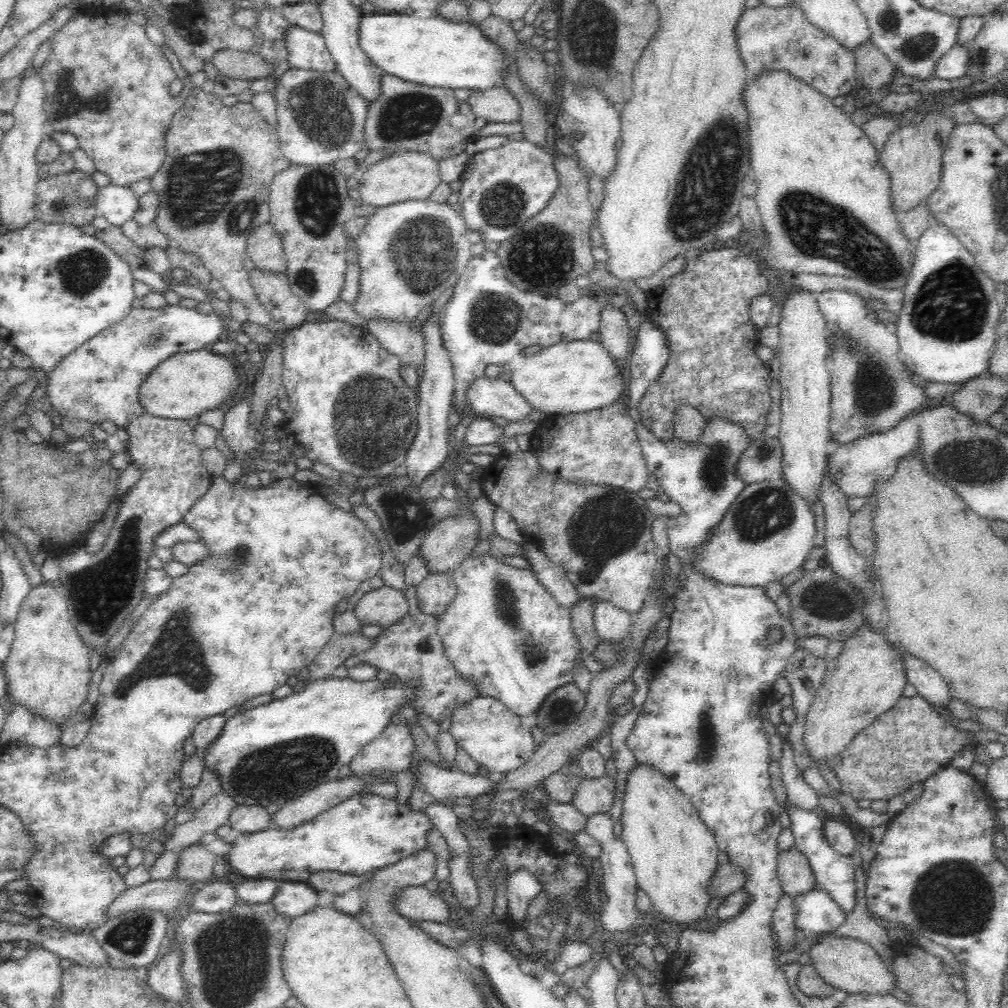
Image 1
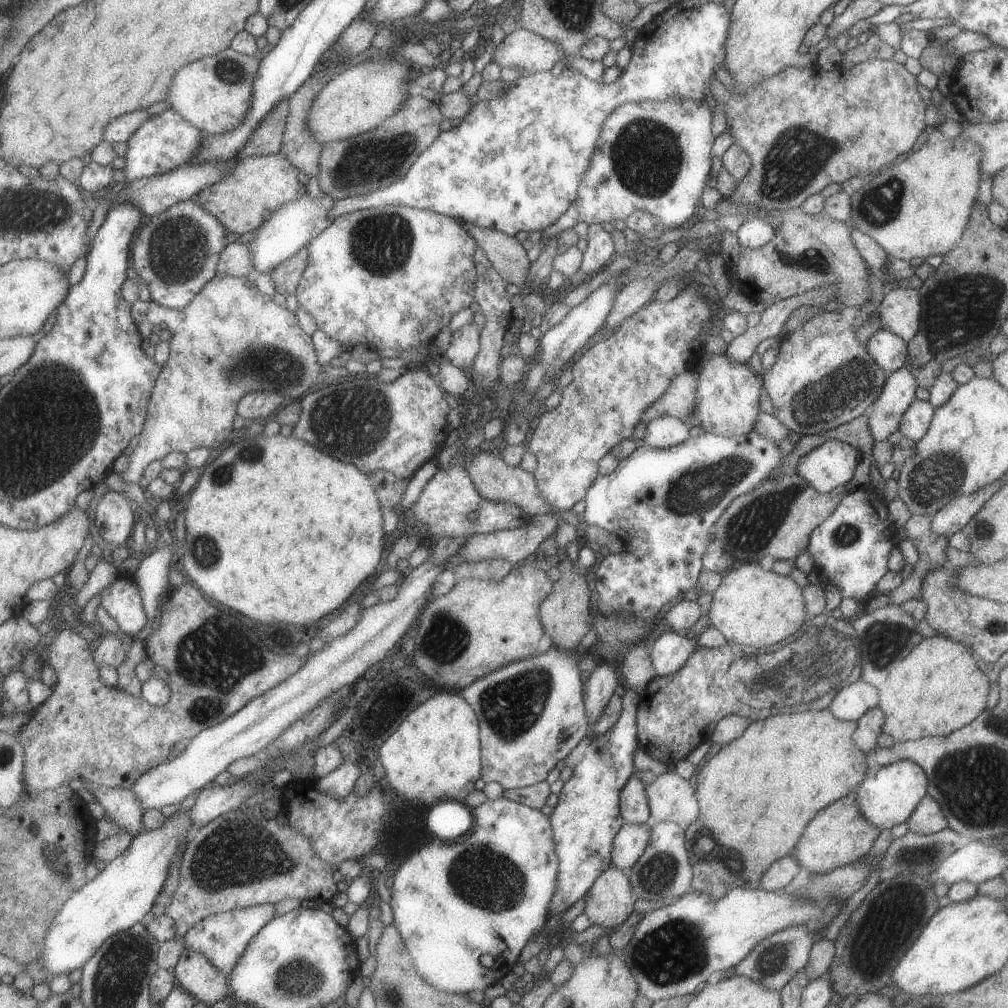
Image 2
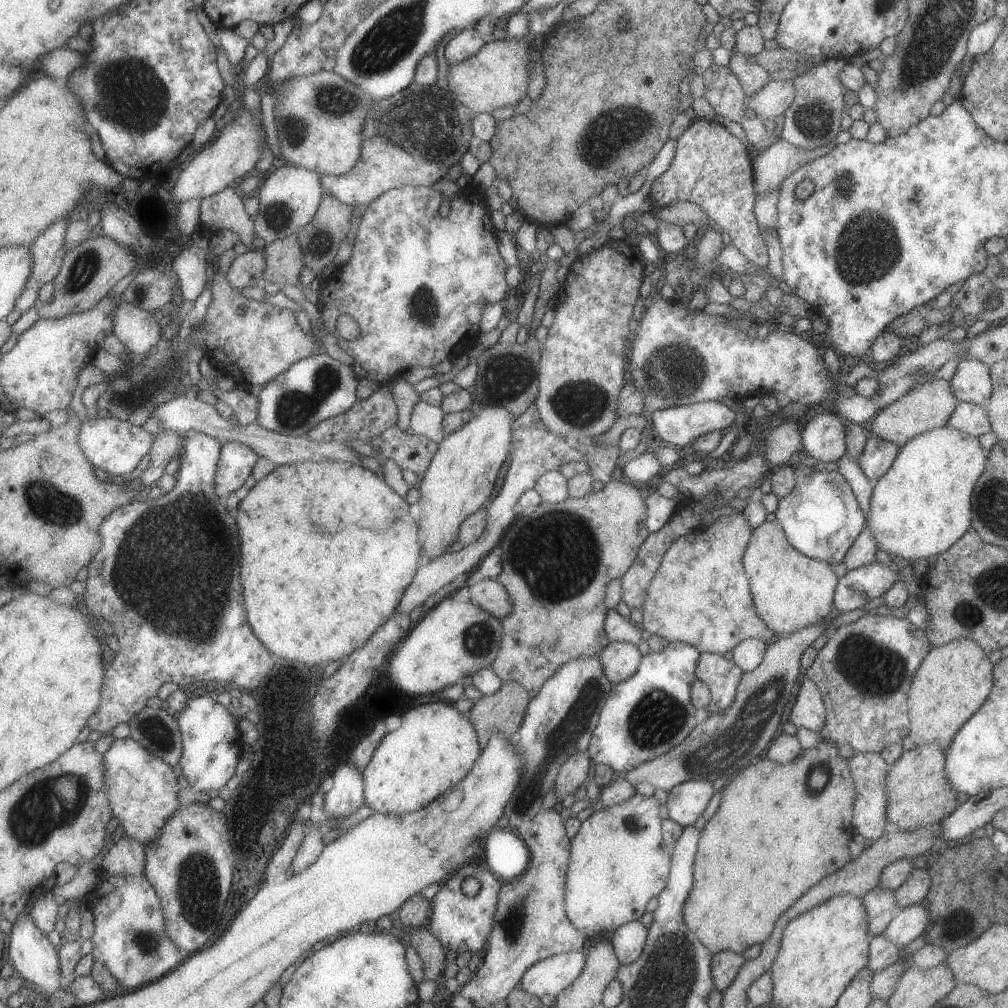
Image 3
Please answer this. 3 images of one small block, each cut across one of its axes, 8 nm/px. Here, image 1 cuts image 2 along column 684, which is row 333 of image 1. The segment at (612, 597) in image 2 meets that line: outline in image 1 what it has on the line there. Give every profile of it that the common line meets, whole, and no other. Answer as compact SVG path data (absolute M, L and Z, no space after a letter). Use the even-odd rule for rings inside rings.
M485 250L468 261L466 271L453 286L453 294L441 309L438 322L444 349L448 352L454 369L453 396L456 398L458 410L466 413L470 412L470 408L466 408L468 406L468 401L466 401L468 382L472 378L484 375L484 368L488 364L514 364L522 357L522 350L534 344L542 348L563 341L587 340L592 332L599 331L601 303L588 292L582 293L578 300L570 304L558 299L556 294L544 296L538 292L522 292L505 278L496 254Z

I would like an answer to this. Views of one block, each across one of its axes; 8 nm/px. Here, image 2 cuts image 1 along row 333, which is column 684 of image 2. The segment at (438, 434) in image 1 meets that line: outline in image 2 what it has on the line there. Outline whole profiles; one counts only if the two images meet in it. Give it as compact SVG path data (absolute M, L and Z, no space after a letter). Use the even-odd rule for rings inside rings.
M662 416L650 420L646 425L643 442L655 448L669 448L687 440L689 425L677 418Z

